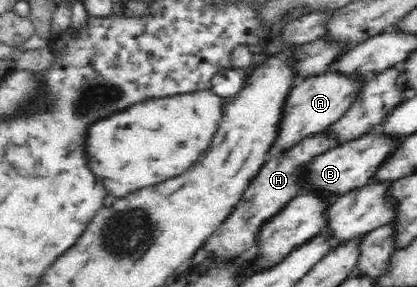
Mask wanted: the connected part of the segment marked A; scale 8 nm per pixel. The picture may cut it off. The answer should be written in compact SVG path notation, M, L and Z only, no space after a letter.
M328 71L324 75L308 77L294 83L281 105L281 118L278 120L269 151L282 154L294 147L296 143L300 143L301 139L323 132L331 123L340 119L340 116L348 109L354 99L355 91L363 81L364 79L344 77Z

